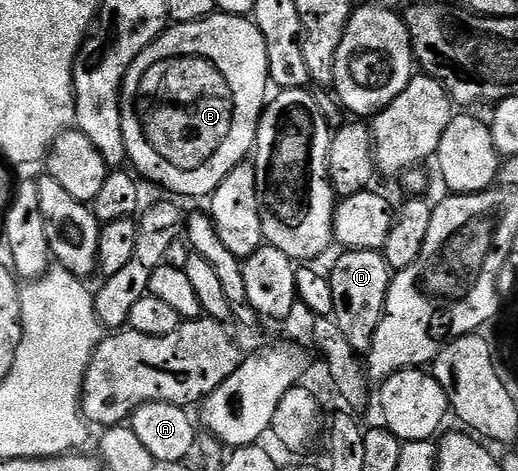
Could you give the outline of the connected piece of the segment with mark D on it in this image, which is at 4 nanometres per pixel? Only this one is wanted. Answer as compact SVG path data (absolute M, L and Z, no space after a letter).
M352 249L340 254L331 273L329 272L335 309L333 316L345 339L349 339L349 347L353 347L360 355L366 355L371 349L371 340L383 318L393 270L382 252L374 249Z

